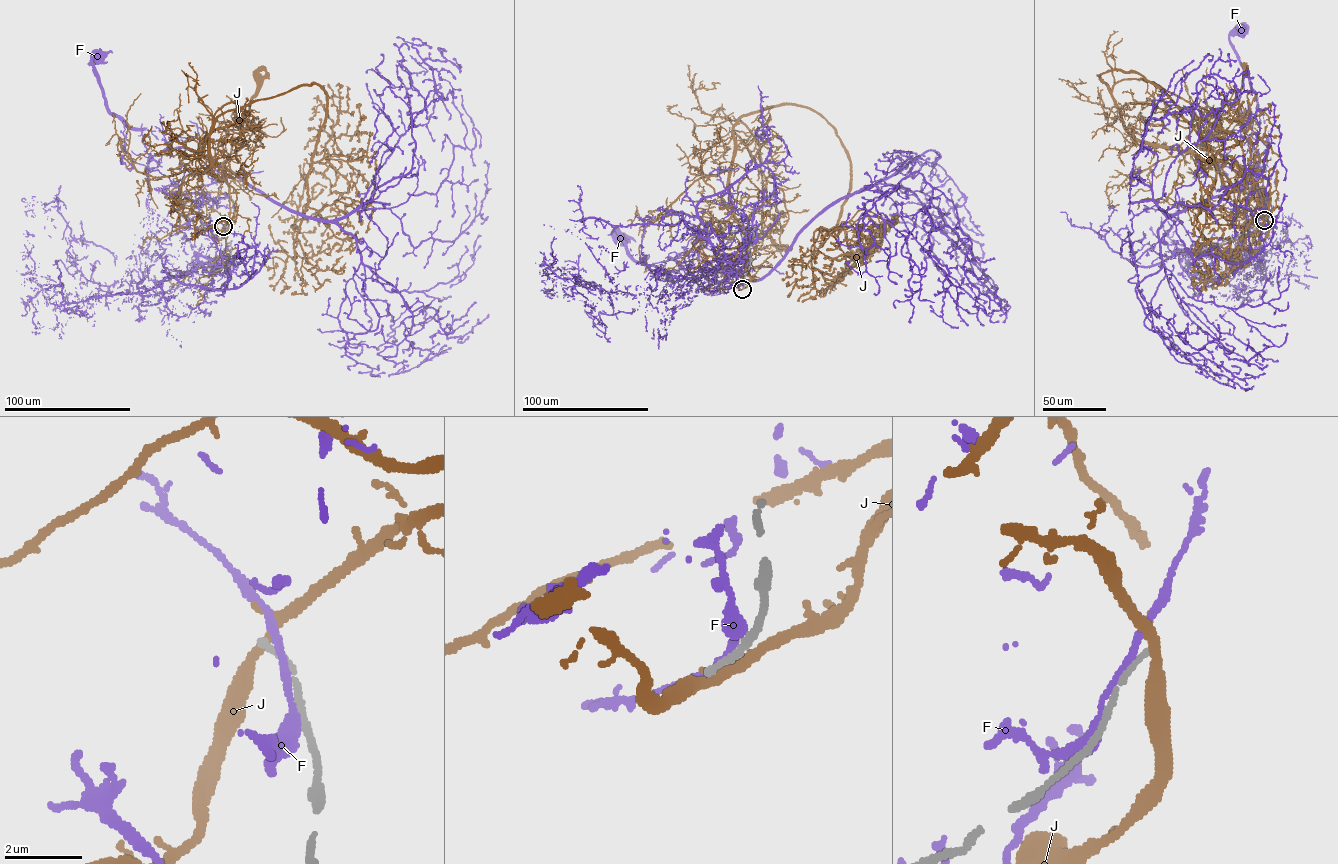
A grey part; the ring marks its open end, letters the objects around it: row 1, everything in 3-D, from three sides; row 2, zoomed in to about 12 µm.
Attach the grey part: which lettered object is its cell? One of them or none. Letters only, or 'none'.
none

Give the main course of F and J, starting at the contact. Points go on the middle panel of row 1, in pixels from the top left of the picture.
F: (743, 288), (731, 265), (668, 274), (679, 270), (673, 259), (641, 264), (615, 228), (618, 240)
J: (742, 289), (733, 127), (793, 104), (825, 120), (850, 162), (841, 215), (811, 248), (825, 292)

